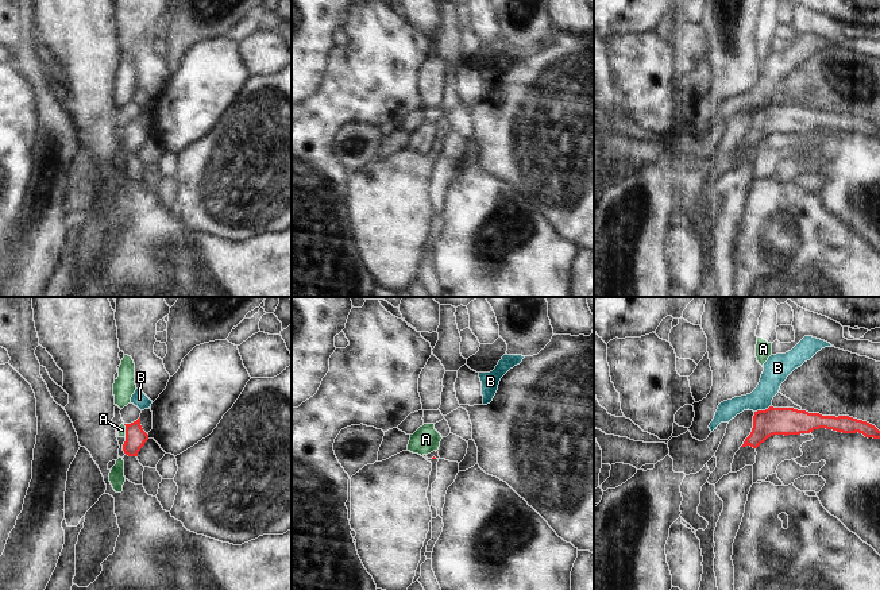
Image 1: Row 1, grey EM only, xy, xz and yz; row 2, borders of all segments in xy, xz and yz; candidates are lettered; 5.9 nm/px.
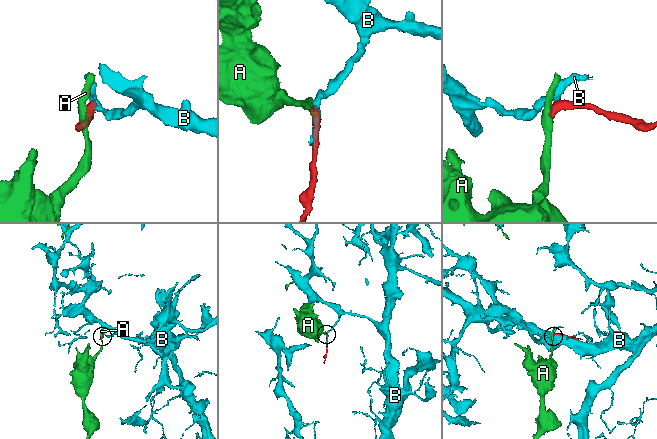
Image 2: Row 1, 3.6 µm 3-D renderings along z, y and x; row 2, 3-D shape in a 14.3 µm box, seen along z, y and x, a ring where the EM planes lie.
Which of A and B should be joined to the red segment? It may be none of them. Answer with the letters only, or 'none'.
none

